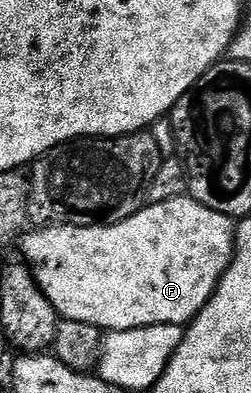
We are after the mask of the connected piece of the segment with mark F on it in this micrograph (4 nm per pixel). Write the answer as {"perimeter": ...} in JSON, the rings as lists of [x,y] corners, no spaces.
{"perimeter":[[[186,194],[158,204],[145,204],[134,216],[128,216],[118,224],[101,224],[98,228],[80,228],[74,224],[58,224],[56,226],[41,226],[33,232],[21,244],[21,252],[24,263],[28,264],[38,287],[55,306],[58,317],[74,320],[75,322],[87,322],[91,326],[109,332],[122,332],[123,330],[135,330],[147,326],[159,326],[160,324],[188,325],[207,306],[207,302],[213,296],[217,283],[223,278],[223,274],[229,269],[233,261],[233,250],[235,247],[235,224],[232,219],[207,206],[203,206],[198,200]]]}

